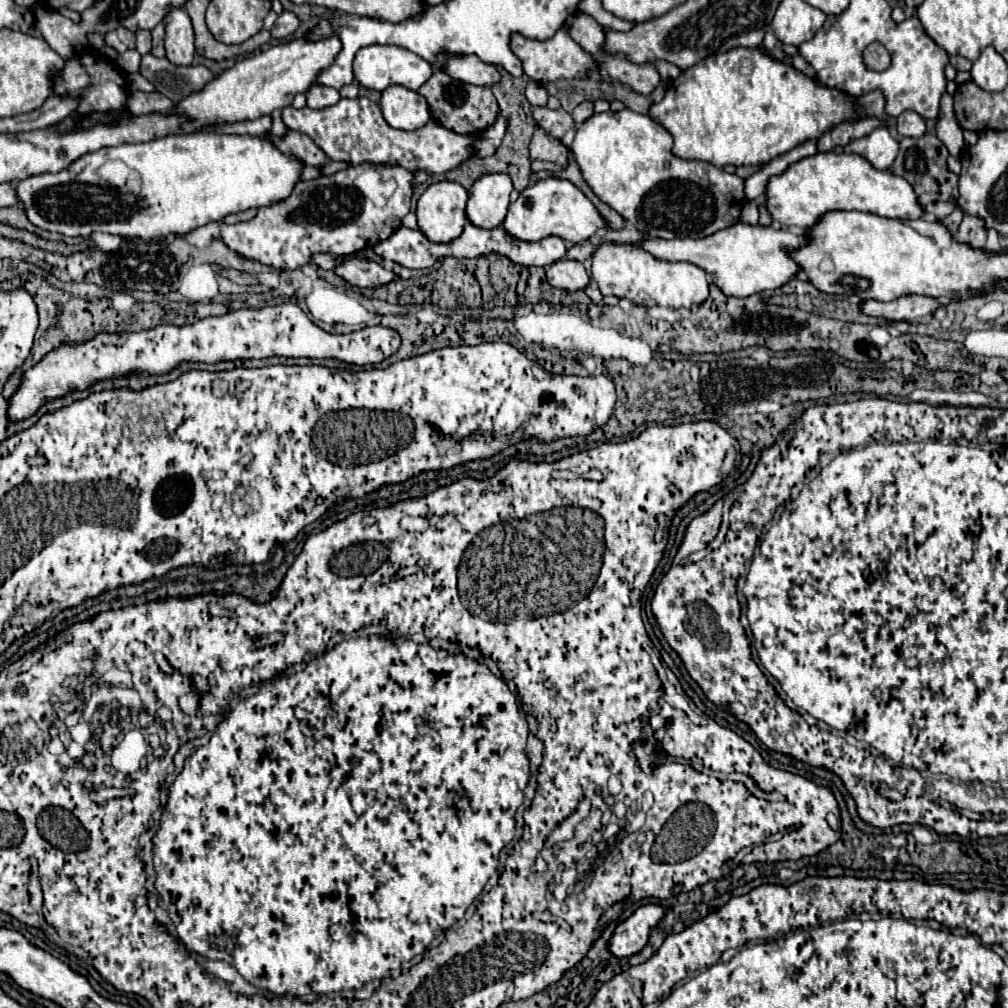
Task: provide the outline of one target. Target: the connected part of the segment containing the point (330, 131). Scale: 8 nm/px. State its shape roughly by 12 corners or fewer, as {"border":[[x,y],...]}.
{"border":[[340,99],[282,119],[332,161],[448,173],[484,135],[428,121],[392,129],[380,107]]}

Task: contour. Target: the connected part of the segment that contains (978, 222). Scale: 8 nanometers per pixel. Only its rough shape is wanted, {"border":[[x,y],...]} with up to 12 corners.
{"border":[[964,215],[956,239],[982,249],[988,237],[984,219]]}

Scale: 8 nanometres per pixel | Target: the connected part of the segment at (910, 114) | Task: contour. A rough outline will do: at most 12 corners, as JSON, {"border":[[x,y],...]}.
{"border":[[914,111],[898,117],[902,137],[922,137],[924,119]]}

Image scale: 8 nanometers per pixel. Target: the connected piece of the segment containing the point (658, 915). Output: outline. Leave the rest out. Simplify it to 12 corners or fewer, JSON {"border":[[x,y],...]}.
{"border":[[644,905],[610,939],[616,957],[640,953],[662,921],[660,905]]}

